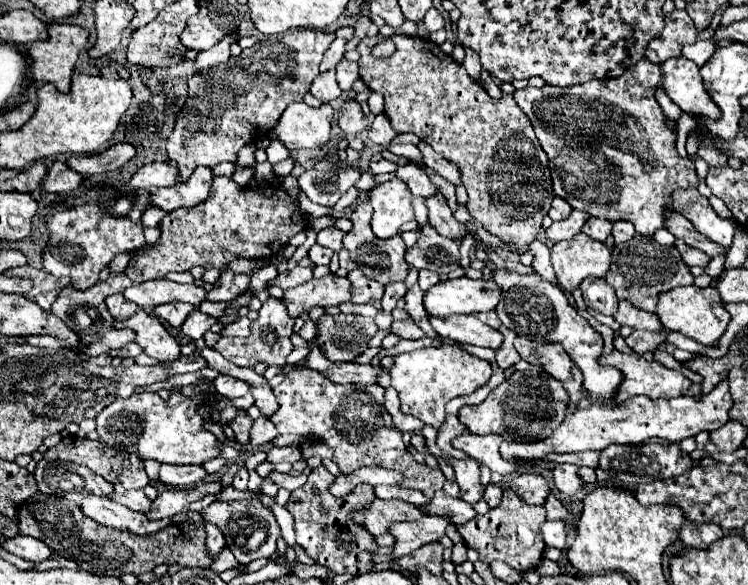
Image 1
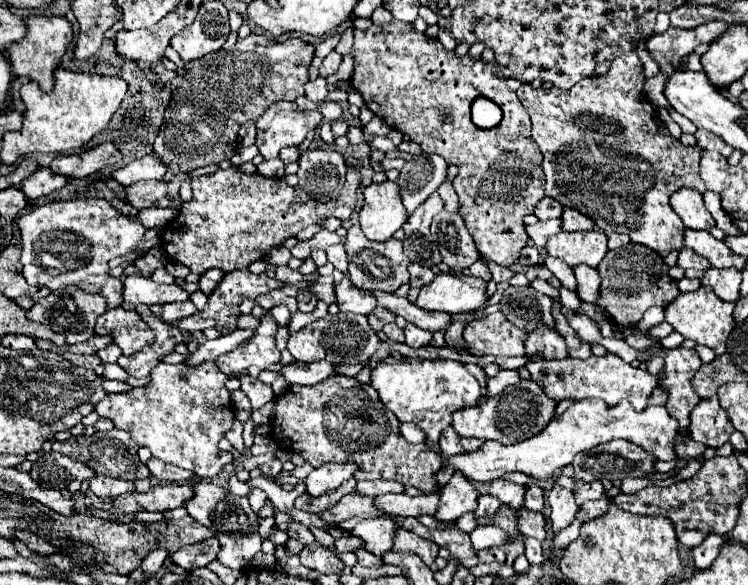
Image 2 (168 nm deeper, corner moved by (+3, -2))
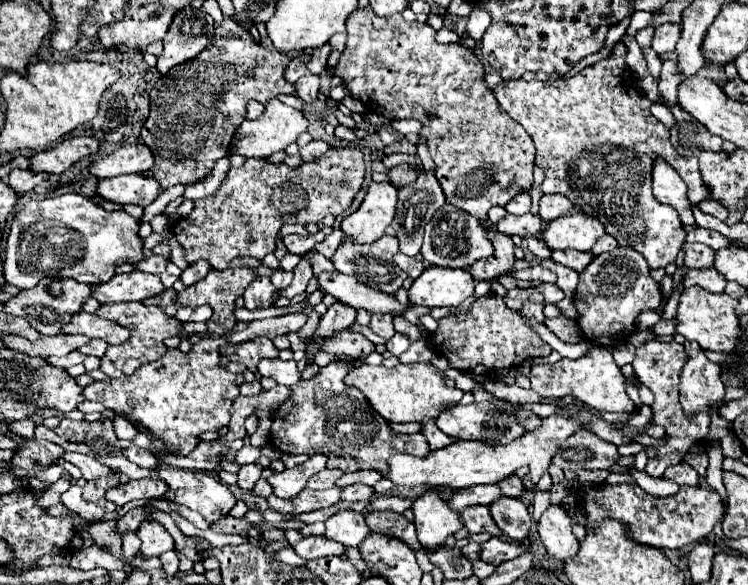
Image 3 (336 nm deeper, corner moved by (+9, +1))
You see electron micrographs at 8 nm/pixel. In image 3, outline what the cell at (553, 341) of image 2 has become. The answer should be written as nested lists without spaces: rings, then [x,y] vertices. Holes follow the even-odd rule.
[[[526,300],[526,302],[522,304],[520,314],[522,314],[524,318],[528,318],[528,320],[536,320],[536,322],[544,324],[544,314],[542,314],[542,308],[544,308],[544,304],[534,304],[534,302]]]

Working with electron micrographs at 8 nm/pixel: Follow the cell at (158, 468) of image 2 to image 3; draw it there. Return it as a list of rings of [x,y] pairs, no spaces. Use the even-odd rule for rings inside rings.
[[[134,444],[126,448],[124,456],[126,456],[130,462],[138,464],[140,468],[148,468],[148,470],[160,468],[160,460],[158,460],[152,452],[148,452],[148,450],[144,450],[144,448],[138,448],[138,446],[134,446]]]

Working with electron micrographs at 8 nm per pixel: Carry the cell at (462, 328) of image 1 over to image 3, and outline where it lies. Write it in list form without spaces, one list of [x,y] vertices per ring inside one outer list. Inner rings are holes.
[[[312,250],[304,256],[312,262],[314,274],[320,278],[320,288],[324,292],[332,294],[334,298],[338,298],[340,302],[354,306],[354,308],[364,308],[370,314],[380,312],[380,314],[402,316],[408,310],[408,306],[402,306],[392,294],[380,292],[378,288],[358,282],[354,276],[338,272],[334,268],[334,264],[330,260],[326,260],[322,254],[318,254],[316,250]]]

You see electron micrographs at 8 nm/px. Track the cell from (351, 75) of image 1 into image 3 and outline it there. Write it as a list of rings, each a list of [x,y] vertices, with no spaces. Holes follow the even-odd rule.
[[[324,44],[320,48],[314,50],[310,62],[308,62],[308,70],[316,76],[320,76],[324,70],[326,70],[326,64],[328,64],[328,56],[330,56],[330,44]]]

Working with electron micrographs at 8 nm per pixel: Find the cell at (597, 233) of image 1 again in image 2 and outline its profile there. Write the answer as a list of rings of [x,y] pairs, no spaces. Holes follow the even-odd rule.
[[[570,207],[562,209],[560,221],[562,221],[562,231],[590,231],[594,227],[594,221],[590,221],[586,215]]]

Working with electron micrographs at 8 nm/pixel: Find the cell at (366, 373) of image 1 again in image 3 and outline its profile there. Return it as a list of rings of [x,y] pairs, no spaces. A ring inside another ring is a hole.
[[[274,358],[274,360],[262,360],[258,364],[258,372],[262,376],[268,376],[268,378],[274,378],[278,384],[282,386],[294,386],[302,380],[302,372],[298,370],[298,364],[296,360],[280,360],[280,358]]]

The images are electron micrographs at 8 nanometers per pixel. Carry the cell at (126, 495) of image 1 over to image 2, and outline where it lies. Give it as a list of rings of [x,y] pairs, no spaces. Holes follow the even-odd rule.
[[[96,473],[90,479],[90,489],[94,491],[96,497],[108,497],[108,495],[122,495],[128,491],[136,491],[132,481],[124,481],[124,479],[116,479],[116,477],[108,477],[104,473]]]

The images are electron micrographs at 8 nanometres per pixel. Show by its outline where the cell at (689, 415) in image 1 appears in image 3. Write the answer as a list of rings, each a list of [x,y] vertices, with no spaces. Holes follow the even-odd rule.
[[[564,396],[560,398],[560,412],[548,416],[542,420],[542,424],[532,430],[526,432],[524,436],[512,440],[510,444],[498,444],[498,446],[488,446],[488,444],[480,444],[478,440],[468,440],[468,442],[454,442],[446,448],[434,450],[430,452],[428,458],[414,458],[414,456],[406,456],[406,454],[396,454],[390,458],[390,472],[386,478],[390,478],[396,486],[426,486],[426,488],[442,488],[442,490],[462,490],[468,486],[476,486],[476,484],[498,484],[500,480],[504,480],[506,476],[514,474],[518,468],[528,466],[529,476],[532,482],[536,484],[550,468],[554,454],[558,452],[560,444],[580,432],[580,430],[592,430],[596,436],[600,436],[602,440],[608,440],[616,446],[622,444],[630,444],[634,442],[634,434],[640,434],[636,428],[624,424],[624,426],[614,426],[610,422],[606,422],[602,416],[592,414],[586,408],[578,408],[578,414],[570,414],[568,408],[576,406],[576,398],[574,396]]]

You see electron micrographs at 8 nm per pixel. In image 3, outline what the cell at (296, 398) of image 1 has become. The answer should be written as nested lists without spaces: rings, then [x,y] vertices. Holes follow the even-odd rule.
[[[336,362],[336,364],[328,364],[328,366],[320,368],[320,372],[314,378],[294,384],[288,400],[284,400],[284,404],[274,412],[270,442],[280,452],[286,452],[286,454],[306,454],[306,456],[326,454],[326,456],[331,456],[327,462],[328,469],[344,470],[342,458],[354,458],[362,464],[362,470],[378,470],[382,476],[384,476],[384,472],[388,472],[388,456],[394,456],[394,454],[412,454],[412,456],[420,456],[420,458],[428,456],[430,448],[422,434],[410,434],[410,436],[396,434],[390,428],[390,424],[368,404],[368,400],[364,400],[364,394],[360,390],[348,388],[344,384],[344,376],[350,370],[352,370],[350,364]]]

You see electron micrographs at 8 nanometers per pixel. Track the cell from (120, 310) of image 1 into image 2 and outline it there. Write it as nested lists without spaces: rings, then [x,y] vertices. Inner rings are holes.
[[[76,199],[34,207],[30,213],[20,215],[18,229],[22,239],[22,277],[28,285],[44,285],[52,291],[76,285],[86,293],[104,295],[108,307],[120,307],[122,283],[108,273],[108,261],[138,247],[146,231],[138,219],[122,215],[104,199]]]

